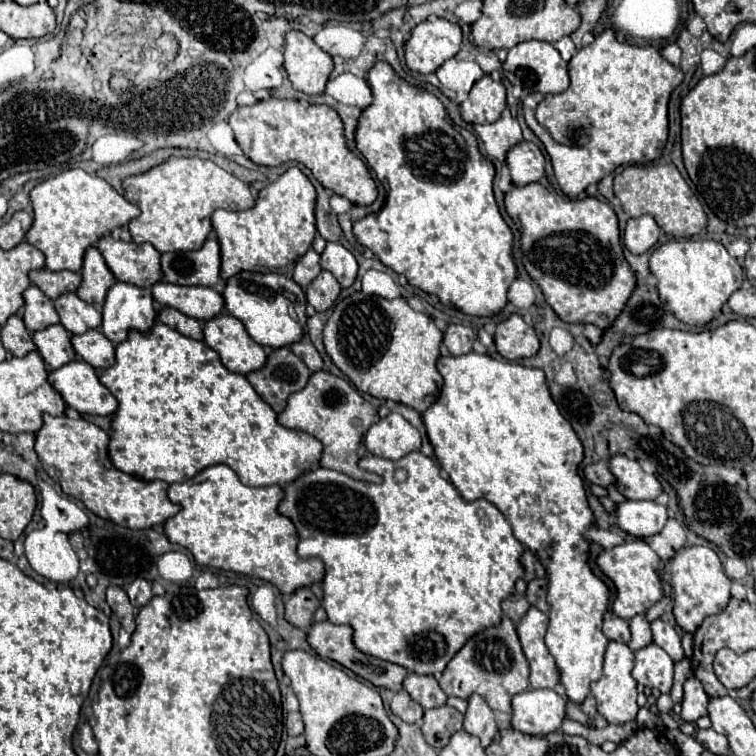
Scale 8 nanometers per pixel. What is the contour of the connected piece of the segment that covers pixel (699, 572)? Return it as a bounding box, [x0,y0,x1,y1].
[662,547,732,633]

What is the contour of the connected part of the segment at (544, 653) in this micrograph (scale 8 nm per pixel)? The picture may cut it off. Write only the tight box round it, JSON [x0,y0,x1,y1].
[516,607,560,689]

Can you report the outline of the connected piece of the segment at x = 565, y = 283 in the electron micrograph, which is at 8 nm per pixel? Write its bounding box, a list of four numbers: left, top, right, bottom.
[506,183,636,329]

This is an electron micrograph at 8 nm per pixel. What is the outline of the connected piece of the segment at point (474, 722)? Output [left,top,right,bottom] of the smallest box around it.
[464,695,498,747]

